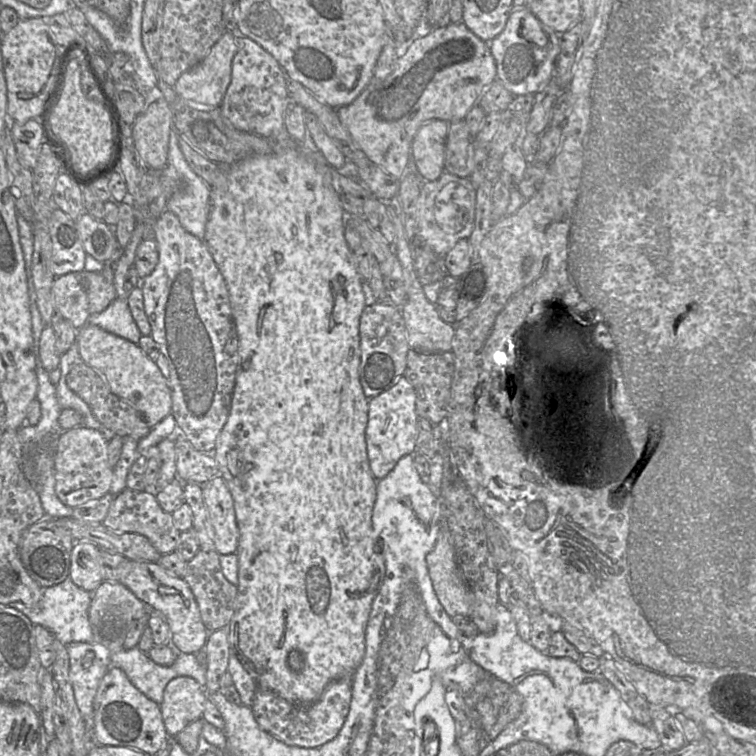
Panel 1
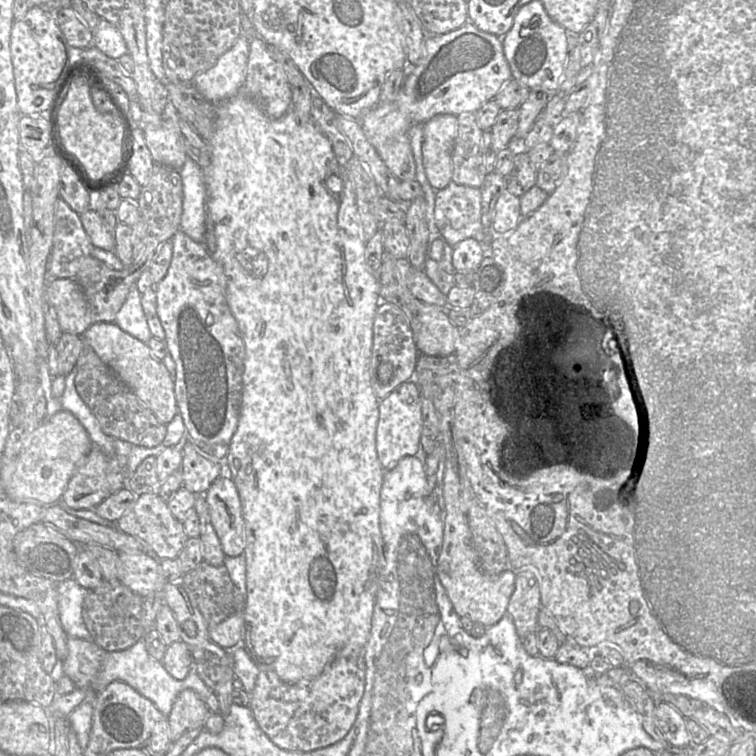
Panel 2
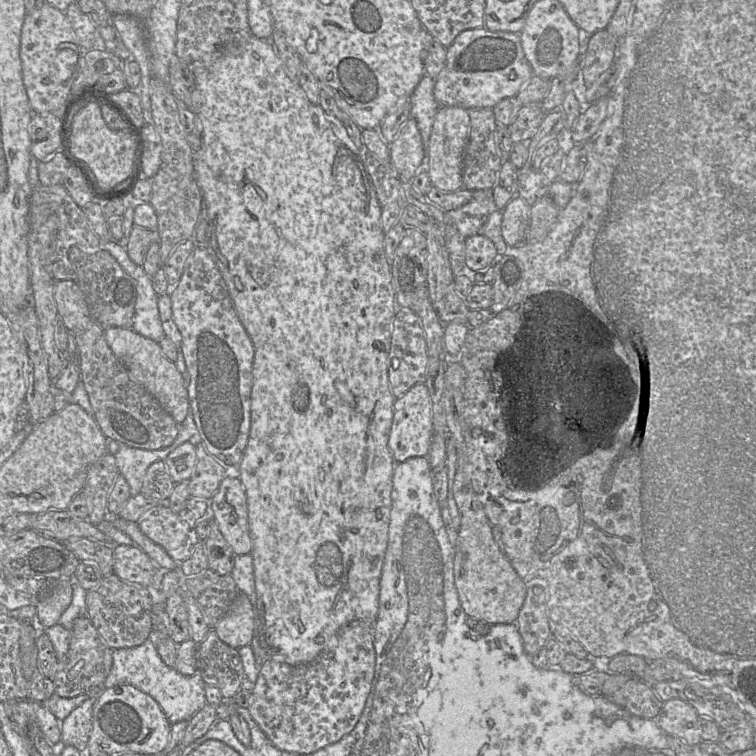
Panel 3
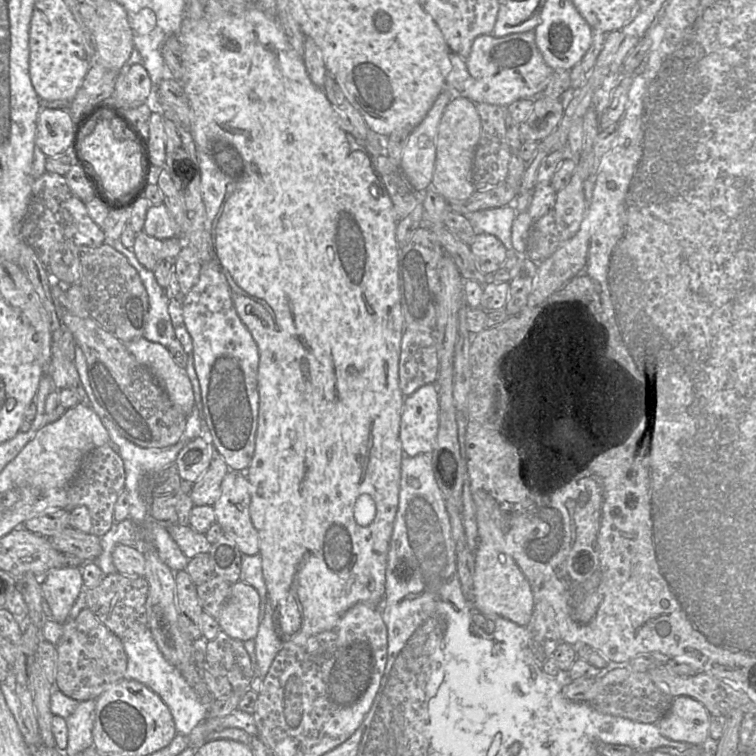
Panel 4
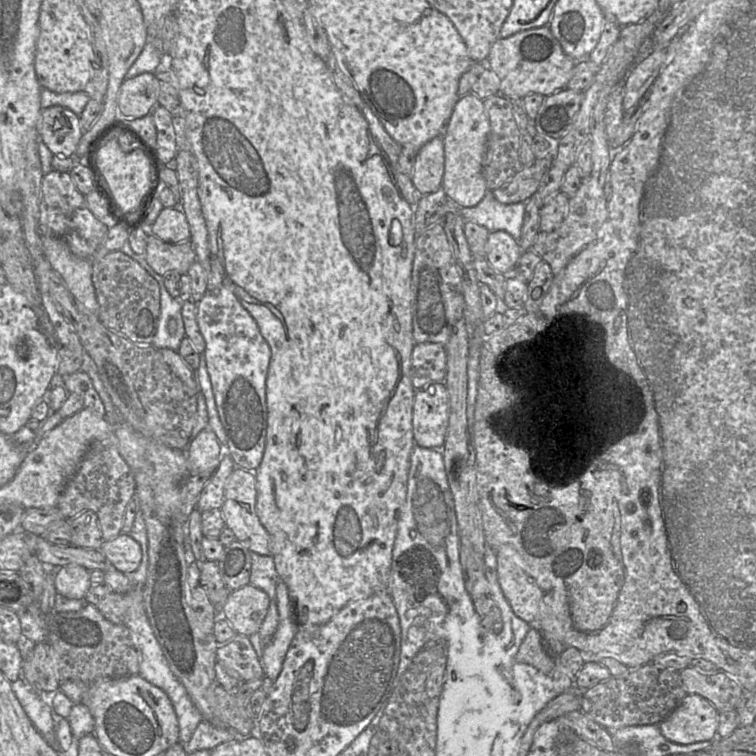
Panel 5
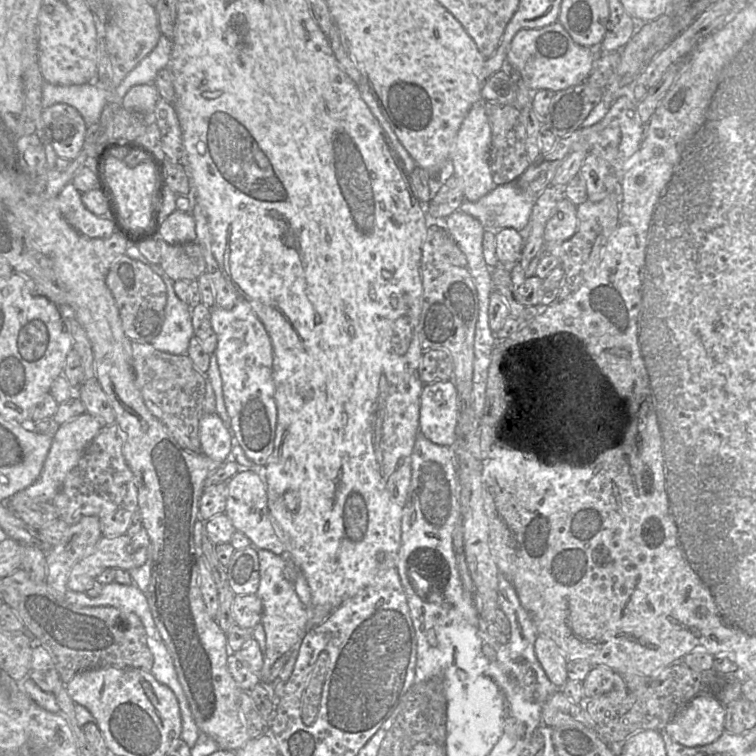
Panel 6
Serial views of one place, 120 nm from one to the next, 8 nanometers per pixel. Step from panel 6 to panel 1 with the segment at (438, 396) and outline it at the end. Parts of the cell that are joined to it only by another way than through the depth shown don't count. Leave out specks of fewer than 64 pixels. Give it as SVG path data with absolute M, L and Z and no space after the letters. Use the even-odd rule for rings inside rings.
M401 376L390 389L369 399L365 441L369 466L375 479L384 478L403 456L414 454L417 435L416 394L407 378Z

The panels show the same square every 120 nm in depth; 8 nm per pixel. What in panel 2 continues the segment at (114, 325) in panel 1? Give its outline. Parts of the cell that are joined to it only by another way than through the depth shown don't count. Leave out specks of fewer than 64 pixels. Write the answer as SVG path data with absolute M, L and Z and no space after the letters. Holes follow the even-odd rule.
M133 285L114 323L131 336L147 343L153 336L143 311L141 297L142 293Z

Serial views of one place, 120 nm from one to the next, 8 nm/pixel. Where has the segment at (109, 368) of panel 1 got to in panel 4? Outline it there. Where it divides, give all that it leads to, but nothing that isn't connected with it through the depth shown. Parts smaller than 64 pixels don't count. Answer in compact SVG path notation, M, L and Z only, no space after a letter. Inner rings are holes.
M144 337L129 341L125 346L152 372L175 407L189 416L195 406L192 383L185 368L175 363L167 347Z

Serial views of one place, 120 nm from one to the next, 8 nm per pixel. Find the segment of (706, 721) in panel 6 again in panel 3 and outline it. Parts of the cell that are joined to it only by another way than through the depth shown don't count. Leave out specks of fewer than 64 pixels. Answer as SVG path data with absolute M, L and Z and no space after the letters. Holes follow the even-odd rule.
M681 699L664 702L656 722L667 735L678 737L689 746L702 742L701 718L692 706Z

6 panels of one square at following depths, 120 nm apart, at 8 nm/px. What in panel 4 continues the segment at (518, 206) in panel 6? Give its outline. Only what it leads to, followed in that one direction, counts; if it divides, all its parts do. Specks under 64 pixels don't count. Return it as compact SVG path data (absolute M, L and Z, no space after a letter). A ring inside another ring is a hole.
M514 205L479 210L468 213L469 222L479 233L486 233L498 238L507 251L513 250L511 228L518 211Z

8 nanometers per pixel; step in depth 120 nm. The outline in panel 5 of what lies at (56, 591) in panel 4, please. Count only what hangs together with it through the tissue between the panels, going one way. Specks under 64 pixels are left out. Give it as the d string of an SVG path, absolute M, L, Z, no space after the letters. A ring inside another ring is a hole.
M75 564L59 568L54 577L57 594L68 599L83 599L92 585L91 571Z

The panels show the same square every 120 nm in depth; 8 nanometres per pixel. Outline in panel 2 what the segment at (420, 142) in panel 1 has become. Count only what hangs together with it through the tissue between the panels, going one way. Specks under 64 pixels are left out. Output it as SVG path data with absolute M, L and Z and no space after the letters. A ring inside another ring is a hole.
M438 115L423 124L423 164L434 190L443 189L453 181L452 151L458 131L457 117Z

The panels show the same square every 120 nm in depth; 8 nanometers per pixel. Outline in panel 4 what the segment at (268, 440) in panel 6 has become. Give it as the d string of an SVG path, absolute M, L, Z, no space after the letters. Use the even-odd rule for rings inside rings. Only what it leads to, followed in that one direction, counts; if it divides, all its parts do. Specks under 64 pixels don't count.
M215 259L203 263L198 282L183 297L183 317L192 338L192 357L202 405L202 437L211 442L231 471L246 472L255 450L258 425L258 368L260 354L251 332L238 316L229 284Z

